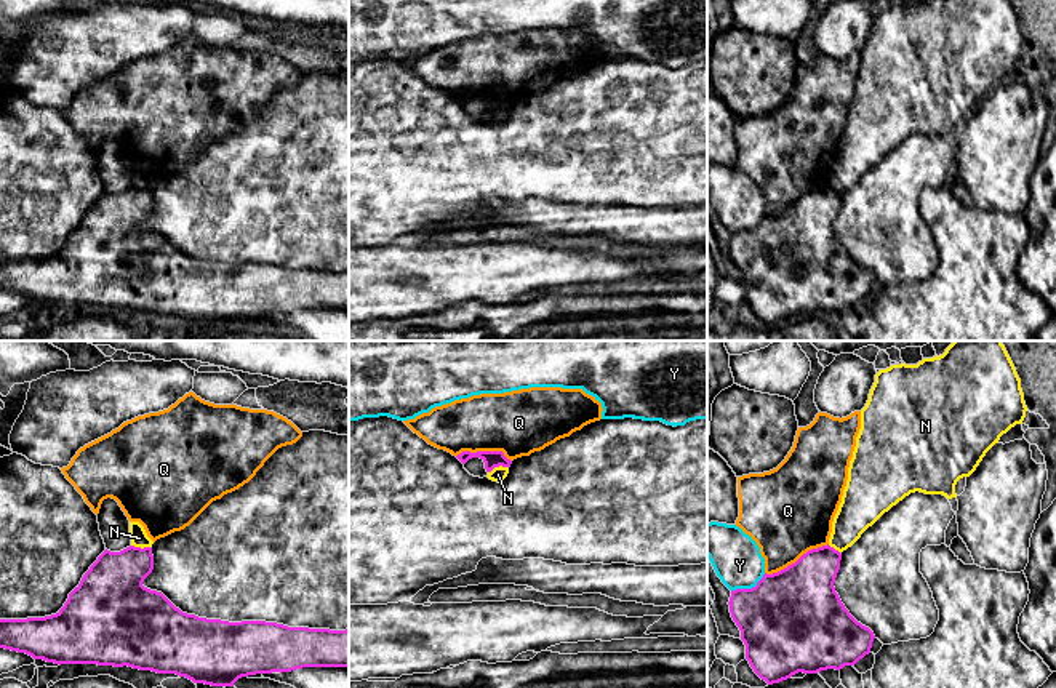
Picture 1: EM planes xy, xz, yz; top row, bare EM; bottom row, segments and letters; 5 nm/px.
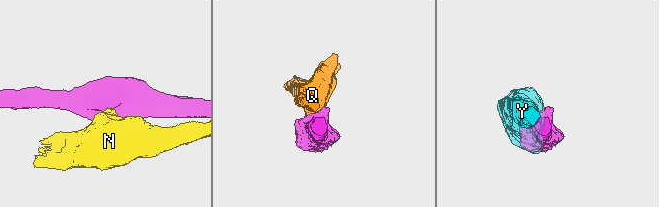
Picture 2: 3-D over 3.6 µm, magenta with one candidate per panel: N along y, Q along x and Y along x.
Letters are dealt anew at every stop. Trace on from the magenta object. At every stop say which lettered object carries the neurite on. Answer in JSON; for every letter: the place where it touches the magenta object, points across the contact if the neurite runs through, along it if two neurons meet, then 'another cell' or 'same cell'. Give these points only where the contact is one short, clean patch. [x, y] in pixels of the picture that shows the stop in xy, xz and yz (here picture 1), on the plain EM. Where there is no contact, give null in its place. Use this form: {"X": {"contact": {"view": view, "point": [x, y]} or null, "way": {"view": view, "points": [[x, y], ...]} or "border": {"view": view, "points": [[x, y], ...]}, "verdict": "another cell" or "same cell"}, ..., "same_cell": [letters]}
{"N": {"contact": {"view": "xy", "point": [140, 189]}, "border": {"view": "xy", "points": [[132, 186], [151, 189]]}, "verdict": "another cell"}, "Q": {"contact": {"view": "yz", "point": [797, 202]}, "verdict": "another cell"}, "Y": {"contact": {"view": "yz", "point": [749, 231]}, "verdict": "another cell"}, "same_cell": []}

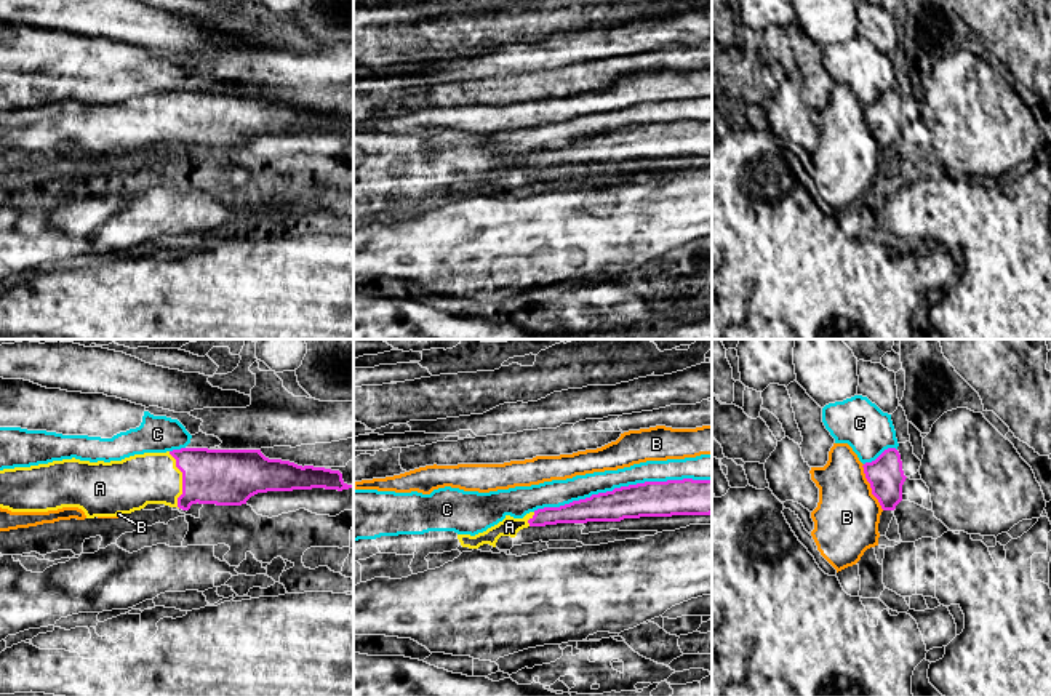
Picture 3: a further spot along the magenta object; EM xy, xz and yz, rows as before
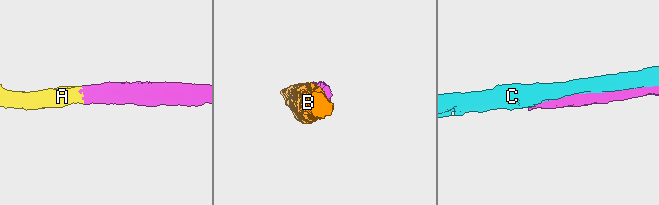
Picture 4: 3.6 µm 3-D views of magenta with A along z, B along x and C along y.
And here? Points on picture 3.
{"A": {"contact": {"view": "xy", "point": [183, 122]}, "way": {"view": "xy", "points": [[224, 119], [183, 122], [138, 122]]}, "verdict": "same cell"}, "B": {"contact": {"view": "yz", "point": [871, 128]}, "verdict": "another cell"}, "C": {"contact": {"view": "xz", "point": [621, 128]}, "verdict": "another cell"}, "same_cell": ["A"]}

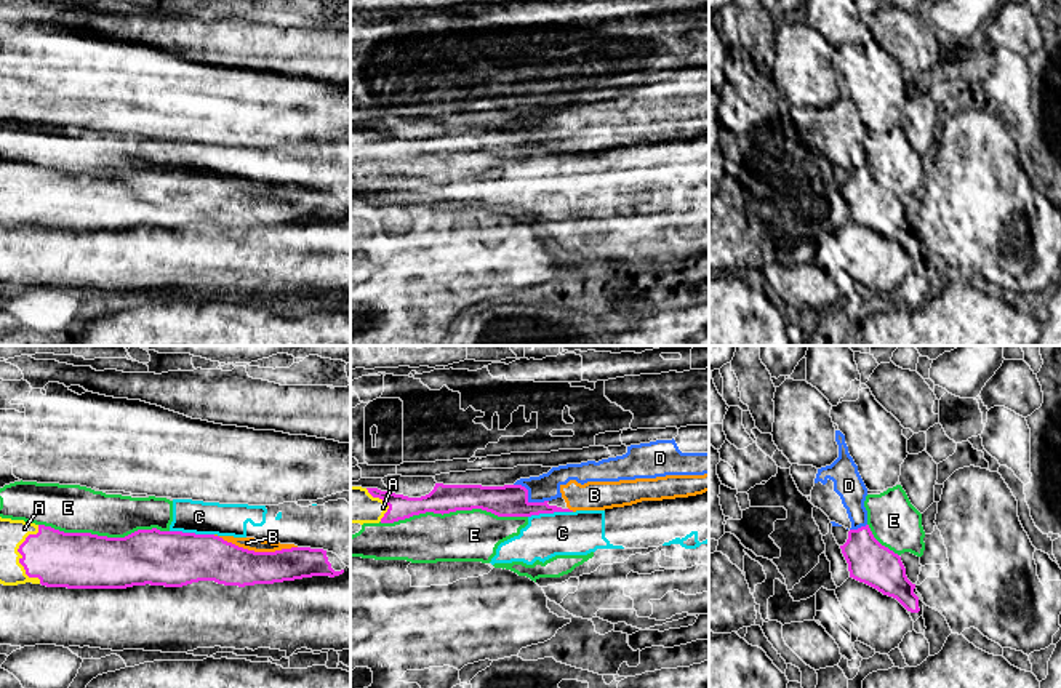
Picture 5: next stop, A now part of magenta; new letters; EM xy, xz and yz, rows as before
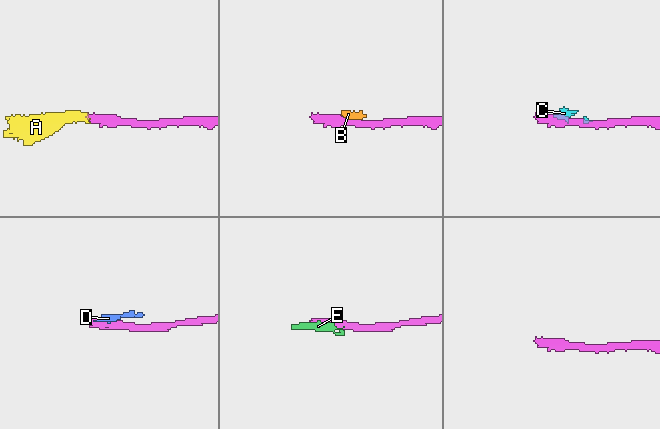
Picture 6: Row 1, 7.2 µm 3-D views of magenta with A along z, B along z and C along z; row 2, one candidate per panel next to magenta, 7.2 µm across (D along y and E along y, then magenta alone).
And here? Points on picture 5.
{"A": {"contact": {"view": "xy", "point": [21, 196]}, "verdict": "same cell"}, "B": {"contact": {"view": "xy", "point": [253, 192]}, "verdict": "another cell"}, "C": {"contact": {"view": "xy", "point": [192, 175]}, "verdict": "another cell"}, "D": {"contact": {"view": "xz", "point": [527, 140]}, "verdict": "another cell"}, "E": {"contact": {"view": "xz", "point": [453, 152]}, "verdict": "another cell"}, "same_cell": ["A"]}

